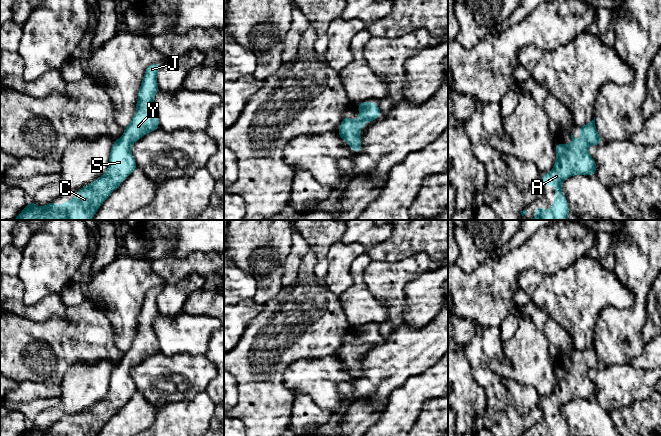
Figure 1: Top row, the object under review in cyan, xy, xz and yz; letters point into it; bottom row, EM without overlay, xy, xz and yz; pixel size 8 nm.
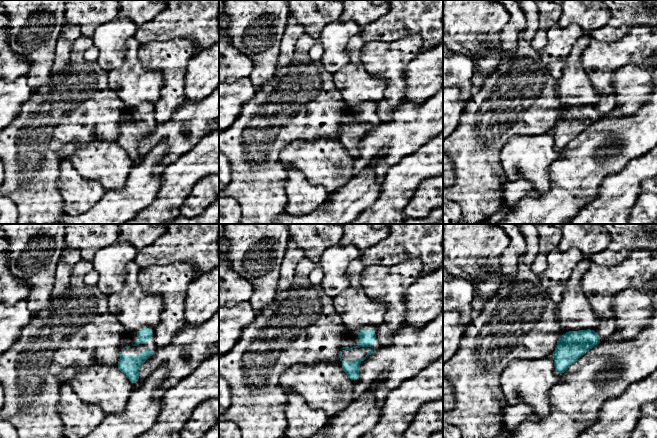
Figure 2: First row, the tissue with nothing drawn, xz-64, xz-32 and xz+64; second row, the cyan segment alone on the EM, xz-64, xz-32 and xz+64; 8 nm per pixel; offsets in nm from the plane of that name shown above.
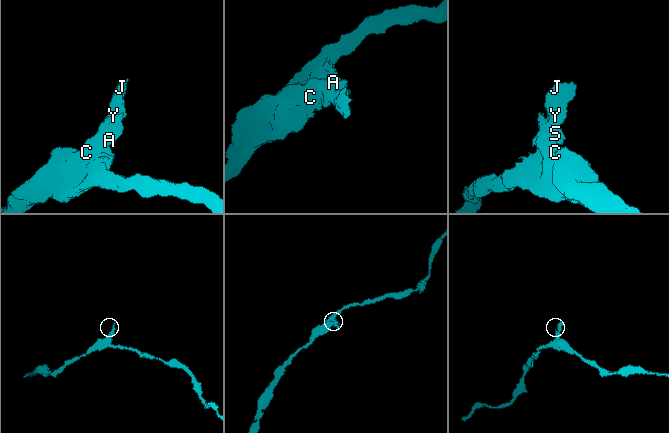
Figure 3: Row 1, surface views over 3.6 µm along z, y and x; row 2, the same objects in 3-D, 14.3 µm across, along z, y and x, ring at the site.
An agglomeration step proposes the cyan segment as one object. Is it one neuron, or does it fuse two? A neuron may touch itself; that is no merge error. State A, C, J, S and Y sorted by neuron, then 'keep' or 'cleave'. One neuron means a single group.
A C J S Y; keep

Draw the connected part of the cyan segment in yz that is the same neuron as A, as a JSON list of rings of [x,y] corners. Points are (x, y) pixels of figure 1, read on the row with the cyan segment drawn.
[[[595,117],[587,125],[579,126],[578,131],[583,138],[575,139],[571,133],[572,141],[569,145],[554,145],[557,154],[555,164],[551,172],[541,176],[541,182],[543,186],[555,186],[555,202],[548,212],[536,206],[535,218],[532,220],[567,220],[570,212],[567,199],[561,191],[563,181],[574,175],[596,175],[596,162],[588,152],[590,145],[603,142],[596,130]]]

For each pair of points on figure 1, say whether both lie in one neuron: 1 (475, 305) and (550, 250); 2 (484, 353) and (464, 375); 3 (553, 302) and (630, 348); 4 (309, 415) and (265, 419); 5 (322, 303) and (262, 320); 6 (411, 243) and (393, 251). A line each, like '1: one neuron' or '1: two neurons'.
1: one neuron
2: two neurons
3: two neurons
4: two neurons
5: one neuron
6: one neuron

